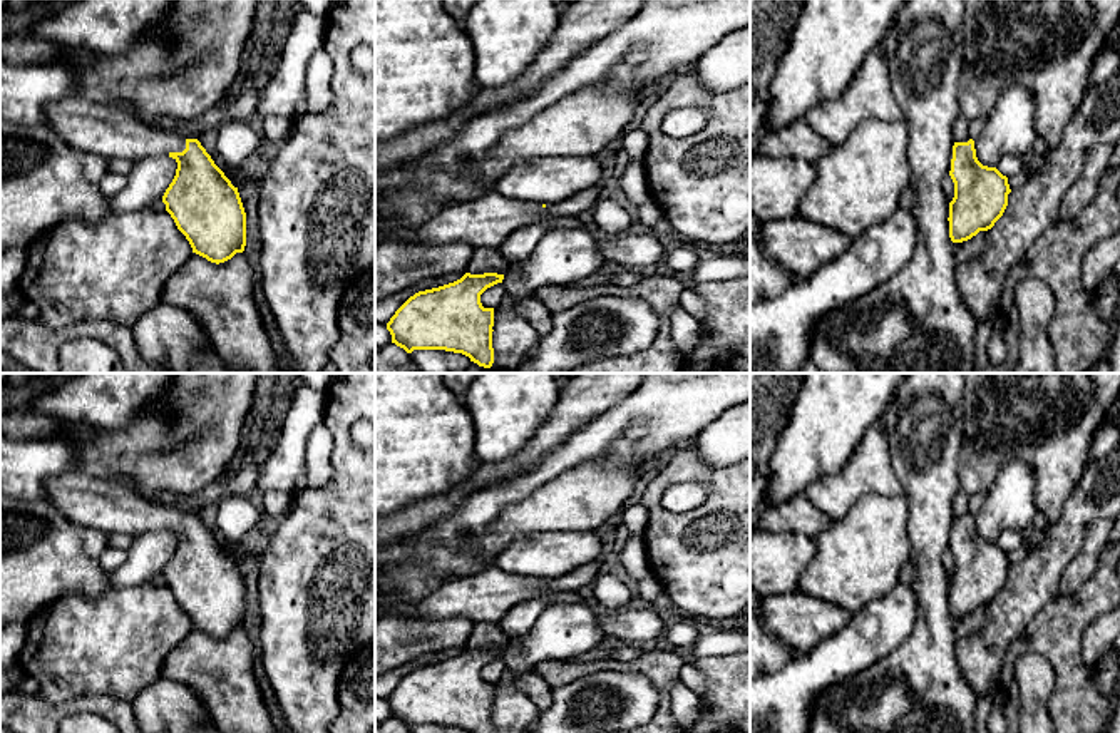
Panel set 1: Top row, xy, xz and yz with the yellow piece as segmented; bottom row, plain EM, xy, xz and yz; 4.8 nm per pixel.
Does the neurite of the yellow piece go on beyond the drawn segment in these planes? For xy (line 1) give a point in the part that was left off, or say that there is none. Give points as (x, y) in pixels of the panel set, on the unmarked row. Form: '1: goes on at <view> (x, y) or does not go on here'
1: goes on at xy (94, 502)

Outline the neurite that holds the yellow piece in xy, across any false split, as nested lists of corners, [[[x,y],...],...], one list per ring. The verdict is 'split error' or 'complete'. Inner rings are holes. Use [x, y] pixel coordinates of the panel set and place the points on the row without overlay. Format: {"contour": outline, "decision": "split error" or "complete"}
{"contour": [[[82,472],[55,475],[47,480],[45,490],[49,505],[85,527],[107,534],[159,529],[172,532],[177,544],[162,577],[193,628],[219,639],[244,626],[246,587],[238,562],[198,514],[166,507]]], "decision": "split error"}

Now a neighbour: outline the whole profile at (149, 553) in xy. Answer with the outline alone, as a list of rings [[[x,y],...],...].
[[[169,529],[136,531],[127,561],[109,574],[112,587],[129,589],[152,584],[176,551],[177,537]]]

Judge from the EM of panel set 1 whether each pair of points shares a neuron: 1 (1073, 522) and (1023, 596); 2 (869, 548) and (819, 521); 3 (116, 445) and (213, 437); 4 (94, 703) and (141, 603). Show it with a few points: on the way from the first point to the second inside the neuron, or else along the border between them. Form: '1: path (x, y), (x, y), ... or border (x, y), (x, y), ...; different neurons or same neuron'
1: path (1060, 544), (1053, 566), (1053, 581), (1045, 589); same neuron
2: border (836, 519), (812, 538); different neurons
3: path (139, 445), (181, 445), (190, 440); same neuron
4: border (129, 702), (84, 695), (59, 703); different neurons

